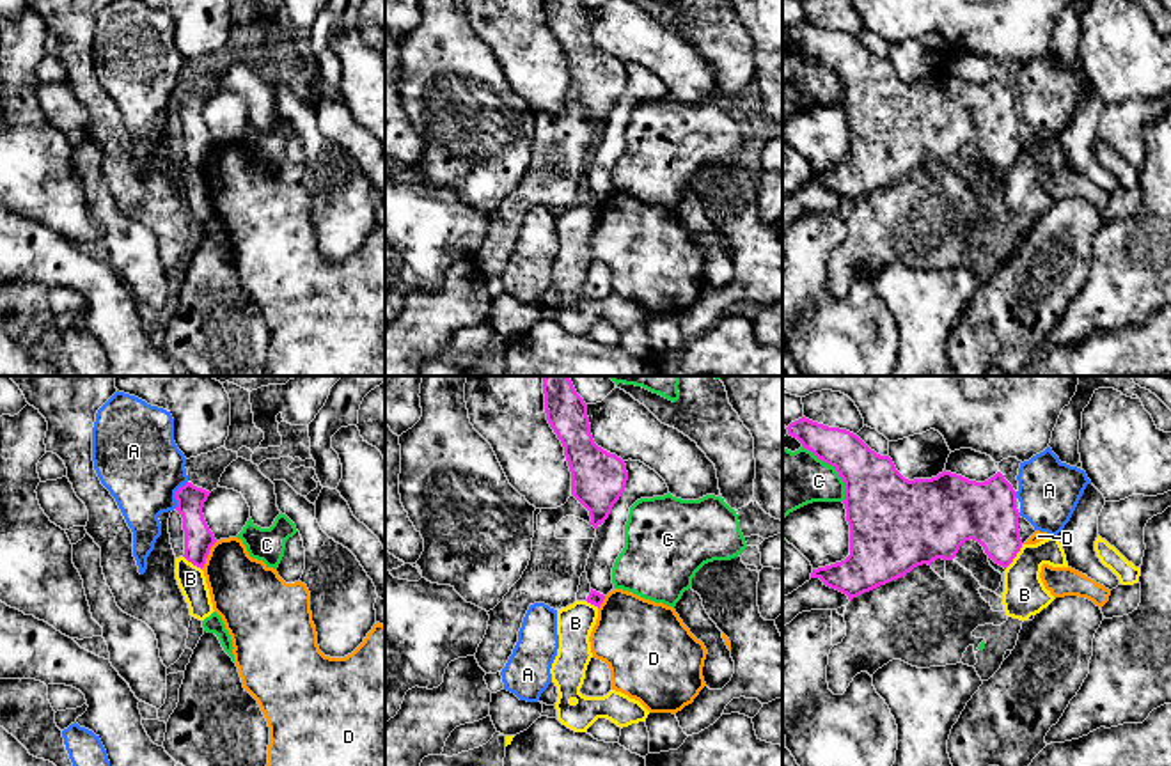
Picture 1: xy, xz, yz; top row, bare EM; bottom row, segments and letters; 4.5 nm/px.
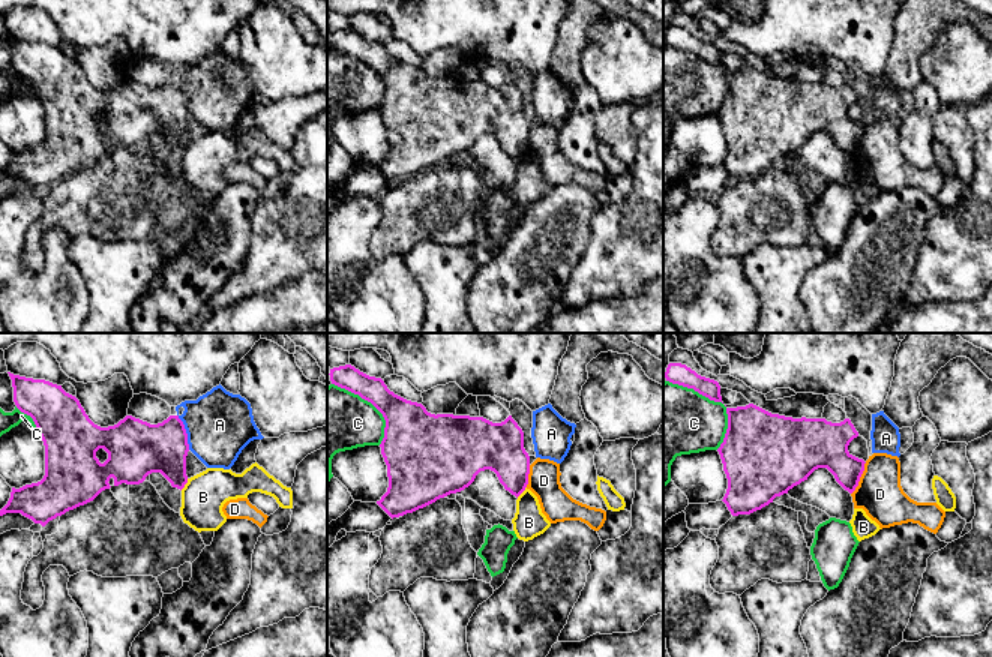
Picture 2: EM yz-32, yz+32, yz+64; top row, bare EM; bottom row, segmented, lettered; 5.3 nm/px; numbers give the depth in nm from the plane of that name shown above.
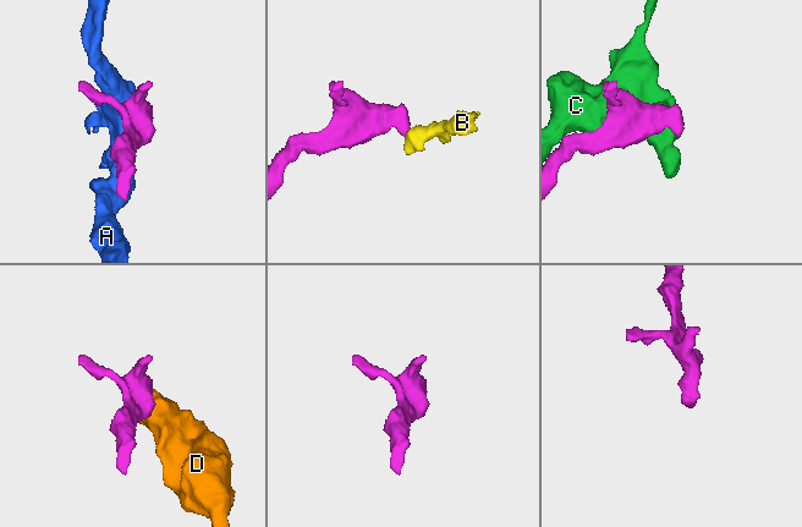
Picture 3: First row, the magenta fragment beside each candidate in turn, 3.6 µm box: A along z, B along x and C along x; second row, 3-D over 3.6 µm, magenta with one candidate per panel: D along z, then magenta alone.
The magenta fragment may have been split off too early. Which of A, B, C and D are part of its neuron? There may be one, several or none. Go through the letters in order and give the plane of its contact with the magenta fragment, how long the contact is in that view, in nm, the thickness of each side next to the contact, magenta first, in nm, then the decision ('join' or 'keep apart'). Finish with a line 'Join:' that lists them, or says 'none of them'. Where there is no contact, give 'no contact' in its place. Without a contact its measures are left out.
A: contact in xy; length 140 nm; calibres 130 and 380 nm; keep apart
B: contact in yz; length 140 nm; calibres 280 and 190 nm; keep apart
C: contact in yz; length 320 nm; calibres 300 and 280 nm; keep apart
D: contact in xy; length 150 nm; calibres 130 and 300 nm; keep apart
Join: none of them

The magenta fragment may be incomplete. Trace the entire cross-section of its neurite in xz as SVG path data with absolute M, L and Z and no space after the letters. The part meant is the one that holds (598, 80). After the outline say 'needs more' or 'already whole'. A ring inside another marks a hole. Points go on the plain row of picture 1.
M545 0L545 16L564 50L571 98L589 113L589 128L598 131L625 94L626 67L594 46L582 0Z | already whole

